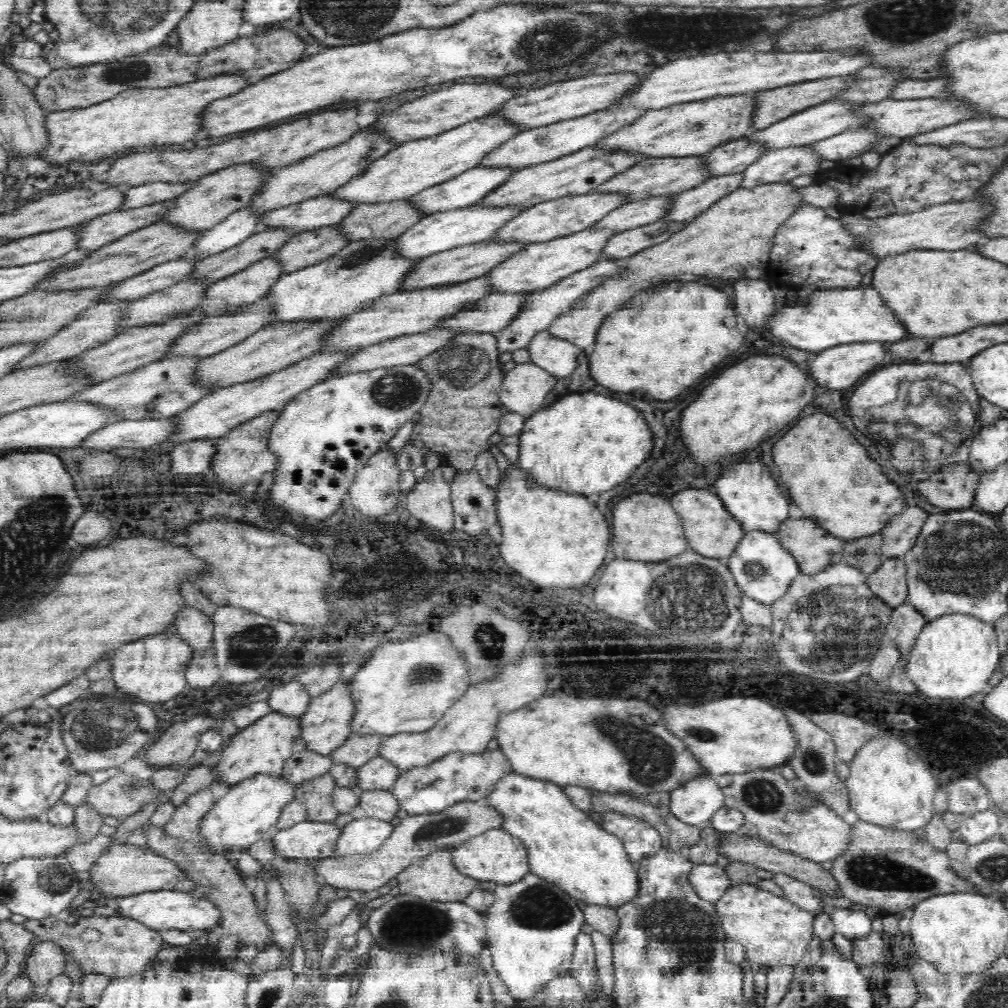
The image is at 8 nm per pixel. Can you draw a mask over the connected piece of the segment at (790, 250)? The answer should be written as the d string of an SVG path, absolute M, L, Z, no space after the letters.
M804 206L788 221L784 222L776 232L776 244L772 250L772 266L782 270L782 280L812 284L816 282L819 289L848 288L861 286L863 276L870 273L876 266L877 256L871 246L863 240L863 234L852 233L851 226L843 218L832 218L820 207Z

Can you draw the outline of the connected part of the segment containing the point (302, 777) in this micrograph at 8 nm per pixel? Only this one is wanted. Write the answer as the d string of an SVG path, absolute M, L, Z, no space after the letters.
M297 748L291 758L286 760L282 770L284 776L294 783L304 783L314 776L329 772L334 764L333 758L314 750Z

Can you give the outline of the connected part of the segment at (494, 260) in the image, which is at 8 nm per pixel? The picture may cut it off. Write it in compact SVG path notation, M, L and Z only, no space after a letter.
M487 238L432 253L424 257L423 265L415 271L415 274L412 274L411 278L408 278L407 284L402 289L434 286L434 284L440 285L448 282L464 282L466 279L476 278L504 265L504 262L526 250L528 244L530 241L524 241L524 239Z

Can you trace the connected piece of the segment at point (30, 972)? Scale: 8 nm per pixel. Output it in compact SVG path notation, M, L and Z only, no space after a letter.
M53 940L40 941L24 960L24 975L29 977L34 986L47 986L52 983L52 978L64 974L68 958L60 943Z

